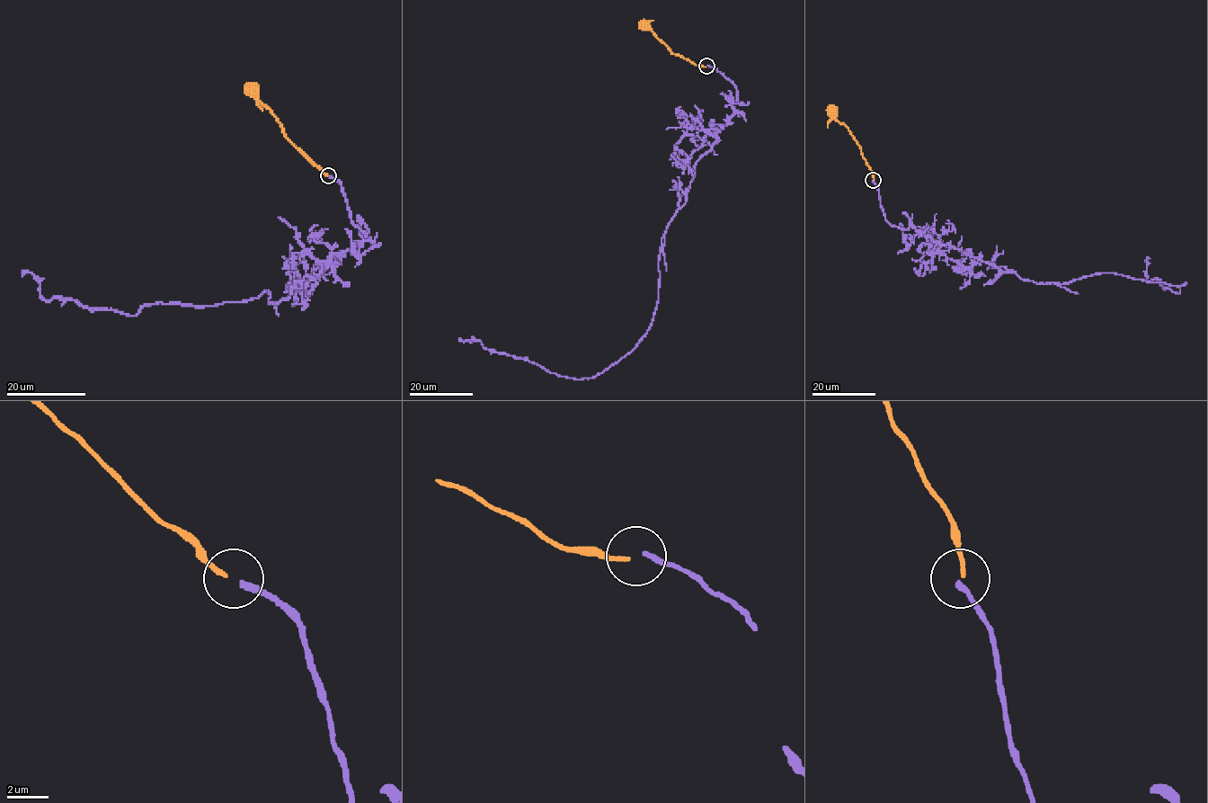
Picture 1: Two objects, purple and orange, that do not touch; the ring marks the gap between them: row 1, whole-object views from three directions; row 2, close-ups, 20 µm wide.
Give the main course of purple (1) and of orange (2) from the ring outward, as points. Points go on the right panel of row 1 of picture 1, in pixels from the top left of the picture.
1: (873, 181), (892, 225), (910, 218), (1037, 283), (1185, 283), (1148, 281), (1145, 261)
2: (874, 180), (861, 149), (849, 130), (836, 119), (830, 110)

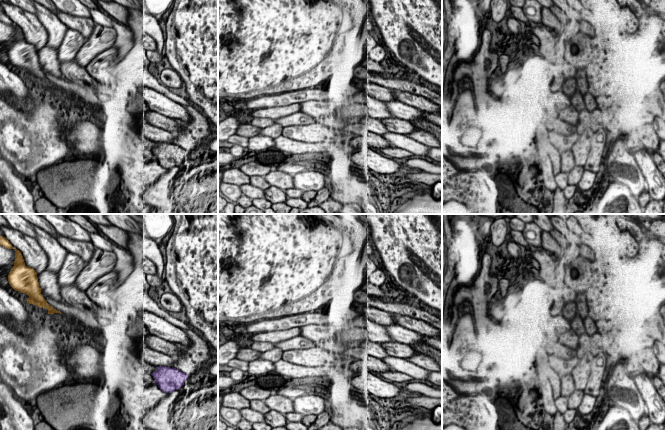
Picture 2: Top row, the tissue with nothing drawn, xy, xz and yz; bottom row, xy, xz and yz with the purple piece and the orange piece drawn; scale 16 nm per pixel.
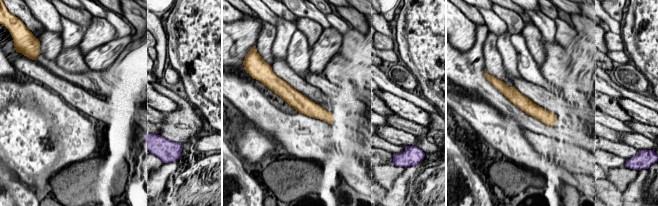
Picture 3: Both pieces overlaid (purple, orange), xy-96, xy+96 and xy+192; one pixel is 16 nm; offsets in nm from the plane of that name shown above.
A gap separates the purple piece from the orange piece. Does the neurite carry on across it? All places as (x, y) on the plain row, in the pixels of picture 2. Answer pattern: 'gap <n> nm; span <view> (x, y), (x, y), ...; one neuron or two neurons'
gap 1750 nm; span xy (151, 149), (61, 89); one neuron

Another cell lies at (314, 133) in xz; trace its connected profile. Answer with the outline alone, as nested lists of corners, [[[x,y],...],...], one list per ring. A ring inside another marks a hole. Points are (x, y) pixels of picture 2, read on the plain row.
[[[320,123],[284,127],[284,137],[307,143],[320,143],[331,136],[331,130]]]

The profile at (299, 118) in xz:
[[[298,112],[287,117],[283,117],[274,121],[275,124],[279,124],[282,127],[298,126],[298,125],[310,125],[316,123],[316,121],[309,115]]]

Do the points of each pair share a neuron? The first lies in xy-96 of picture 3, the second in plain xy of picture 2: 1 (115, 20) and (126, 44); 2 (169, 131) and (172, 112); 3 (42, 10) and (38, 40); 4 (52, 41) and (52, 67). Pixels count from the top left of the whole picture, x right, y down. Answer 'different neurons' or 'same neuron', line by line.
1: same neuron
2: different neurons
3: different neurons
4: same neuron

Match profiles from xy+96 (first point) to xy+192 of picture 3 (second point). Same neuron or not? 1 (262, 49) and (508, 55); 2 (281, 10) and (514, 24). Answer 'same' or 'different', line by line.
1: different
2: same

